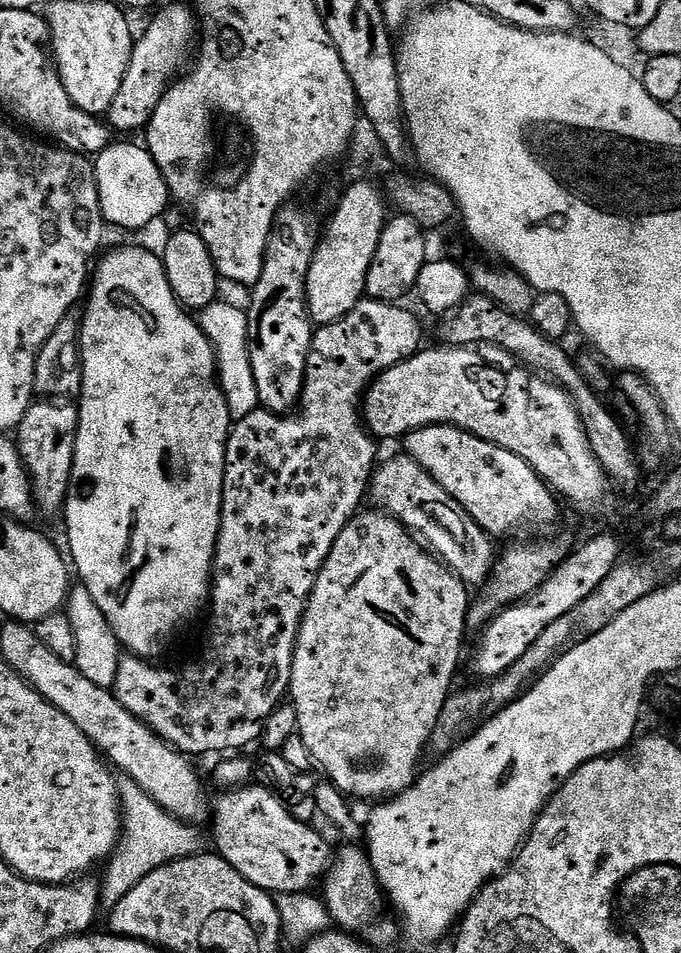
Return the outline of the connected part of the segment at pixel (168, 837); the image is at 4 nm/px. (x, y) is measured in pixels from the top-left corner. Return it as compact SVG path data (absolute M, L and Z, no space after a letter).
M131 782L125 783L124 788L119 789L122 801L122 843L110 857L112 864L112 873L104 880L102 884L102 896L108 899L108 902L115 902L120 899L124 893L134 890L134 886L142 878L150 875L155 868L160 868L166 863L166 856L160 852L155 852L152 848L144 848L144 844L152 844L161 836L166 845L174 845L175 855L180 858L192 858L201 851L200 836L195 827L189 826L171 816L165 808L155 804L150 797L146 795L137 784Z

